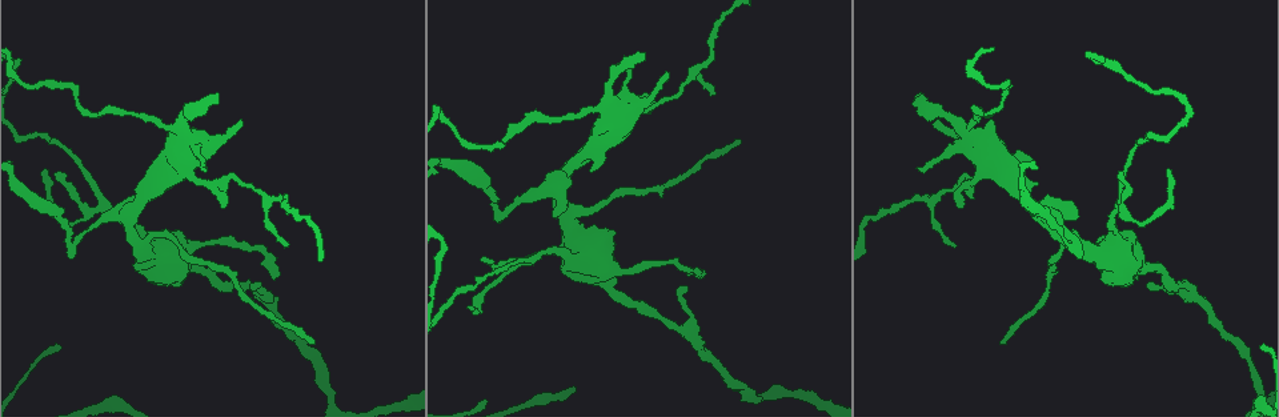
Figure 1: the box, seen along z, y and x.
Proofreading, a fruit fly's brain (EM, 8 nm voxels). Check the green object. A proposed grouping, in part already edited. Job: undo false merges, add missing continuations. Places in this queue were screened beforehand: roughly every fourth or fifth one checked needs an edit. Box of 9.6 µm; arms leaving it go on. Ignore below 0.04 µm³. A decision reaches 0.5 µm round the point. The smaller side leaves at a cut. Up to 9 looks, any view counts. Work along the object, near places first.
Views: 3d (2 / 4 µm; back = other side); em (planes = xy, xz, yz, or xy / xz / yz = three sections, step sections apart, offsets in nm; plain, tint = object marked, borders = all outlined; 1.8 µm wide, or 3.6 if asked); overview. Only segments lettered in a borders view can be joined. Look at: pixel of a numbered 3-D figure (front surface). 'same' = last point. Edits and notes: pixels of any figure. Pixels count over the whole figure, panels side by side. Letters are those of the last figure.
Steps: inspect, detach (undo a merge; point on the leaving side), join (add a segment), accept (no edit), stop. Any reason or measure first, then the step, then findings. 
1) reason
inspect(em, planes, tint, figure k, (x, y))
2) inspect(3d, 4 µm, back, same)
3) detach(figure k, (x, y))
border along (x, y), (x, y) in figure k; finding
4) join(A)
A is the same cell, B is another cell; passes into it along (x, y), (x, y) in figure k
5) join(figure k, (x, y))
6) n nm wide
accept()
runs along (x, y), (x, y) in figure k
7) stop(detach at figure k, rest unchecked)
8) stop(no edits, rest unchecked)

free end
inspect(3d, 4 µm, figure 1, (918, 94))

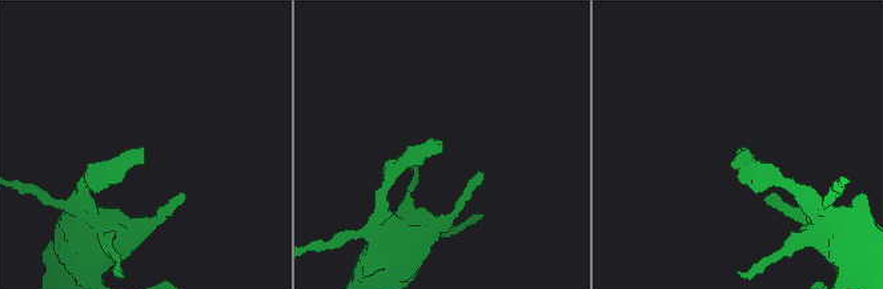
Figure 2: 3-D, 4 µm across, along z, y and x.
inspect(em, planes, borders, figure 2, (736, 149))

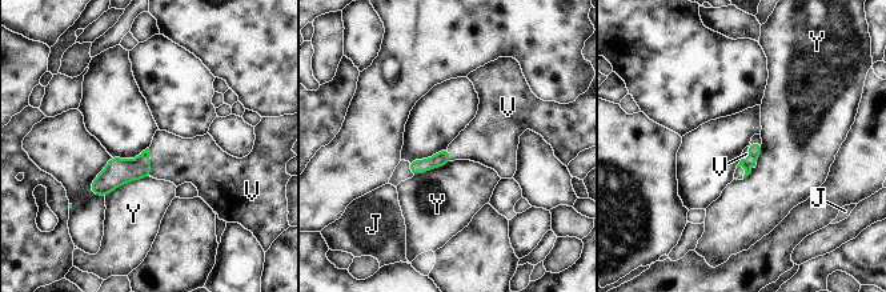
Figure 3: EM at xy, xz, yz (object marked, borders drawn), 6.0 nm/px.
Y touches over 300 nm
join(V)
V is the same cell, J and Y are other cells; passes into it along (117, 172), (151, 163), (179, 160) in figure 3; the neuron continues

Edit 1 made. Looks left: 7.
inspect(overview)

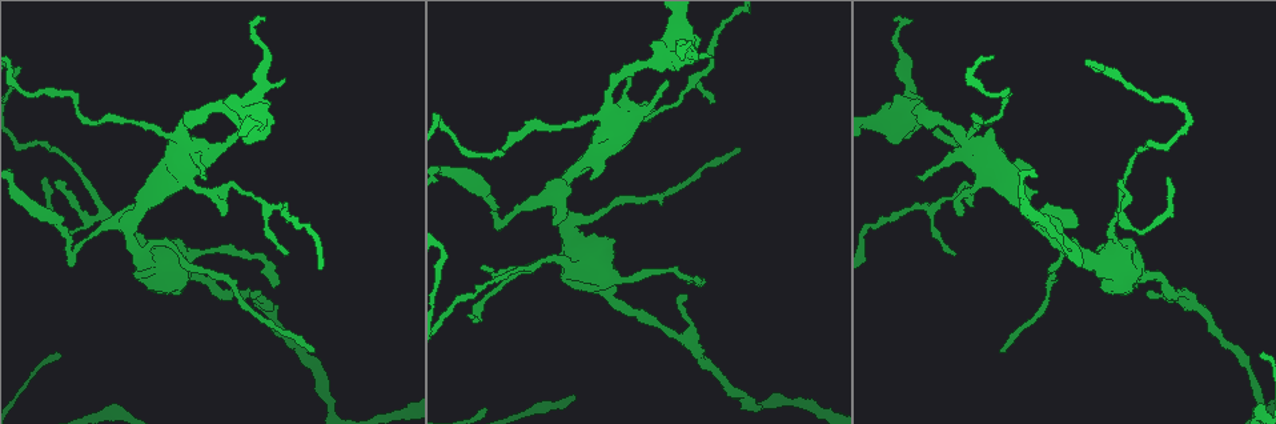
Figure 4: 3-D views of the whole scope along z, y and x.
tapers out
inspect(3d, 4 µm, figure 4, (712, 103))

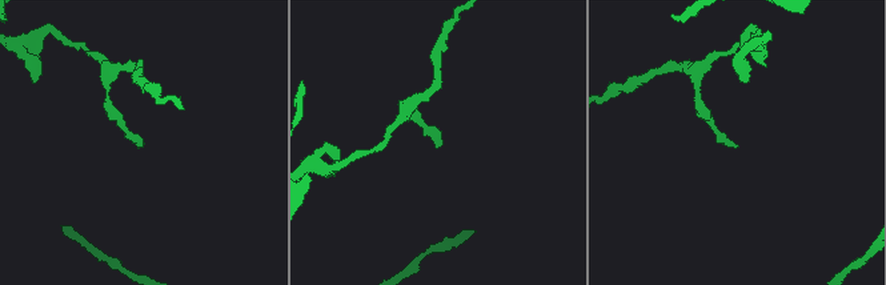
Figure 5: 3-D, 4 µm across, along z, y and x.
shape alone is not enough
inspect(em, 3.6 µm, planes, borders, figure 5, (439, 145))

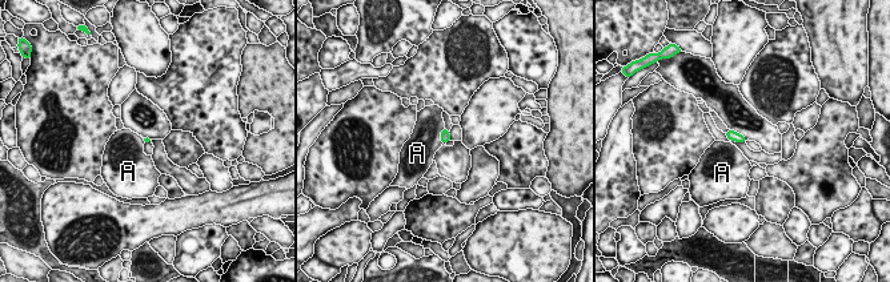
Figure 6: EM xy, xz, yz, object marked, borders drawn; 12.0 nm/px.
70 nm wide; A touches over 220 nm
accept()
A is another cell; none of them fits

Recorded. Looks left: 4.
thick turns thin
inspect(em, 3.6 µm, planes, borders, figure 4, (186, 166))

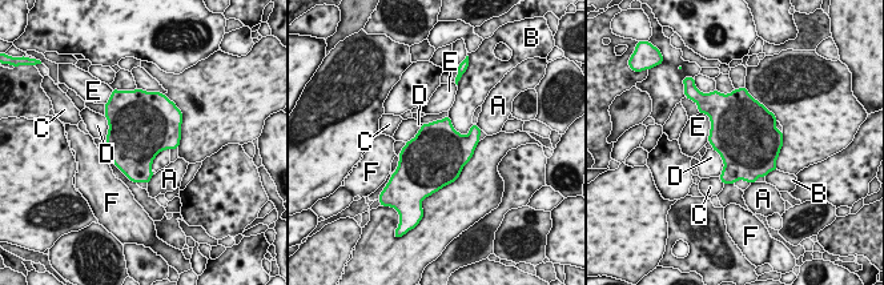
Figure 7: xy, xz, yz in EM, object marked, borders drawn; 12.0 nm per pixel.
E touches over 380 nm
accept()
A, B, C, D, E and F are other cells; continuous, no second neuron

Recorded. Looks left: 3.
inspect(em, xy, step 16, tint, figure 4, (67, 235))

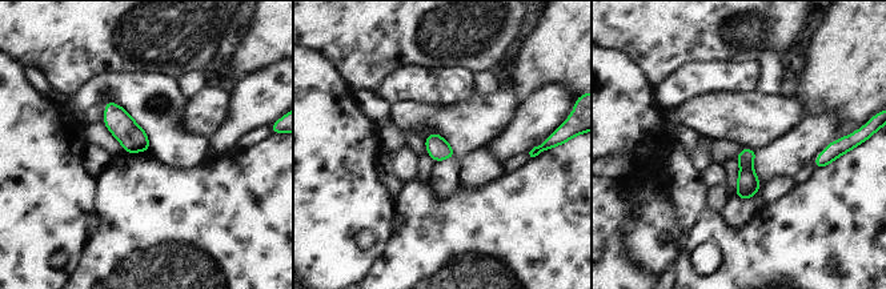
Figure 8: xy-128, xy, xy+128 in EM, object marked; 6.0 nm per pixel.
inspect(em, planes, tint, same)

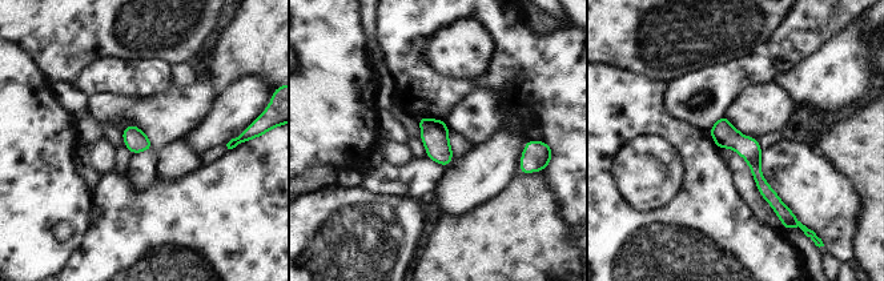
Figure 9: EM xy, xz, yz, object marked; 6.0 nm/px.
see the neighbours
inspect(em, planes, borders, same)

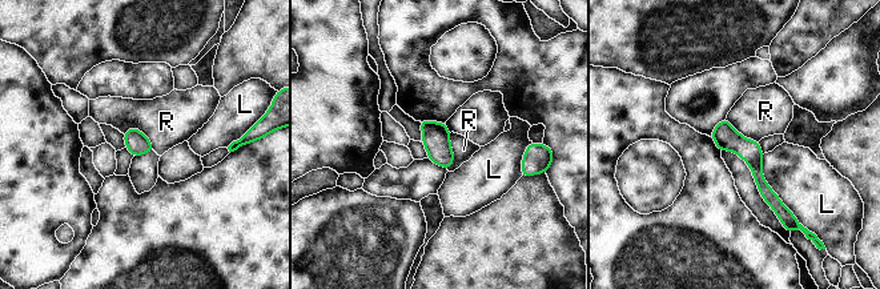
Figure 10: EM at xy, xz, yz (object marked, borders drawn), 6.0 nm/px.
accept()
L and R are other cells; border along (123, 132), (137, 128), (156, 151) in figure 10; one neuron here

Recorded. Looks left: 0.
stop(join at figure 3, rest unchecked)

